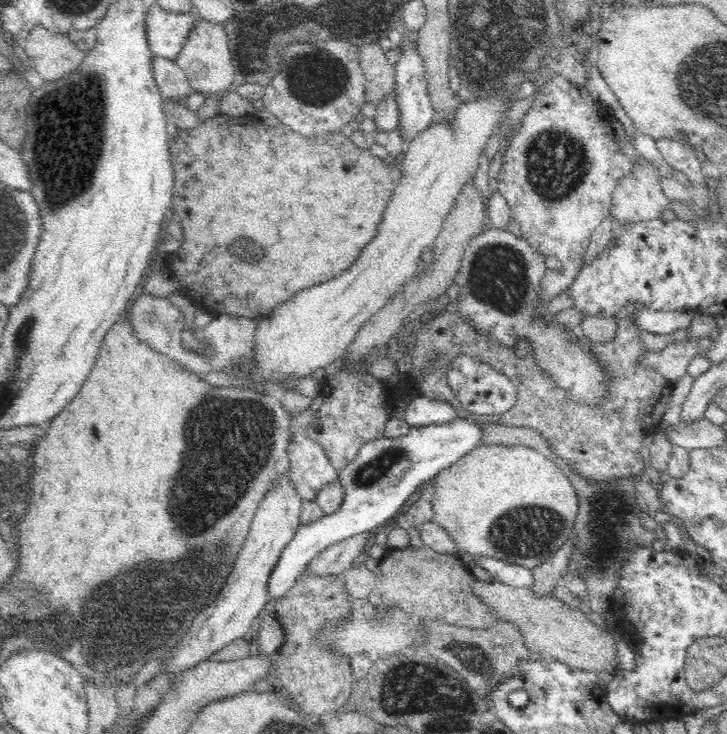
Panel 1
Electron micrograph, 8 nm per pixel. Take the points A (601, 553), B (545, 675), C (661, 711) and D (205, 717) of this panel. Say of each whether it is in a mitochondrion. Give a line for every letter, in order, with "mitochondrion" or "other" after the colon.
A: mitochondrion
B: other
C: other
D: other

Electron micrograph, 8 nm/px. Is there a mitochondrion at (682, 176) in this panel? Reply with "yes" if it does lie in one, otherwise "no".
no

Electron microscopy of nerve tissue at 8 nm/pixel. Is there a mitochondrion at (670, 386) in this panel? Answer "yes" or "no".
no

